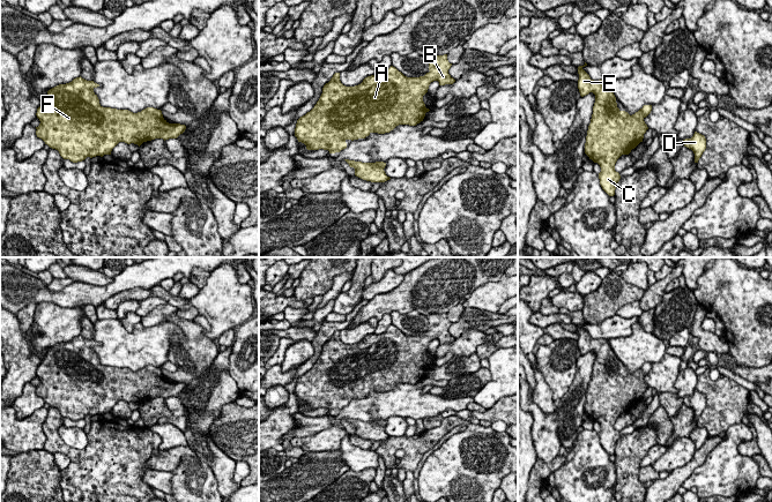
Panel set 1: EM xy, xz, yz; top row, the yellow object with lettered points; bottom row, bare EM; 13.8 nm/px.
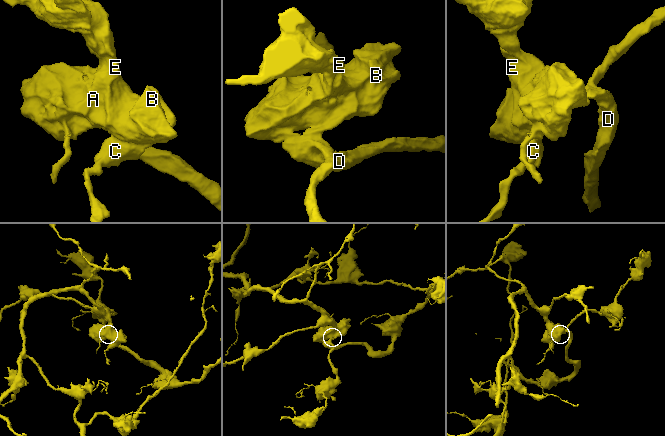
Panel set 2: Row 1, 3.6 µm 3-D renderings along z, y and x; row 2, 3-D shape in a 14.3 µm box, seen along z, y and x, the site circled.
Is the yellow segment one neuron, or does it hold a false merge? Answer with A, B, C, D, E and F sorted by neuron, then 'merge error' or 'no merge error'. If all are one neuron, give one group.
A B C D E F | no merge error

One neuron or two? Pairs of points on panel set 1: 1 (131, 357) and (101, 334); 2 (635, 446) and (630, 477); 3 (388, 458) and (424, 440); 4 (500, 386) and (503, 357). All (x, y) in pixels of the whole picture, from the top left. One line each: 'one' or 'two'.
1: one
2: one
3: one
4: one

